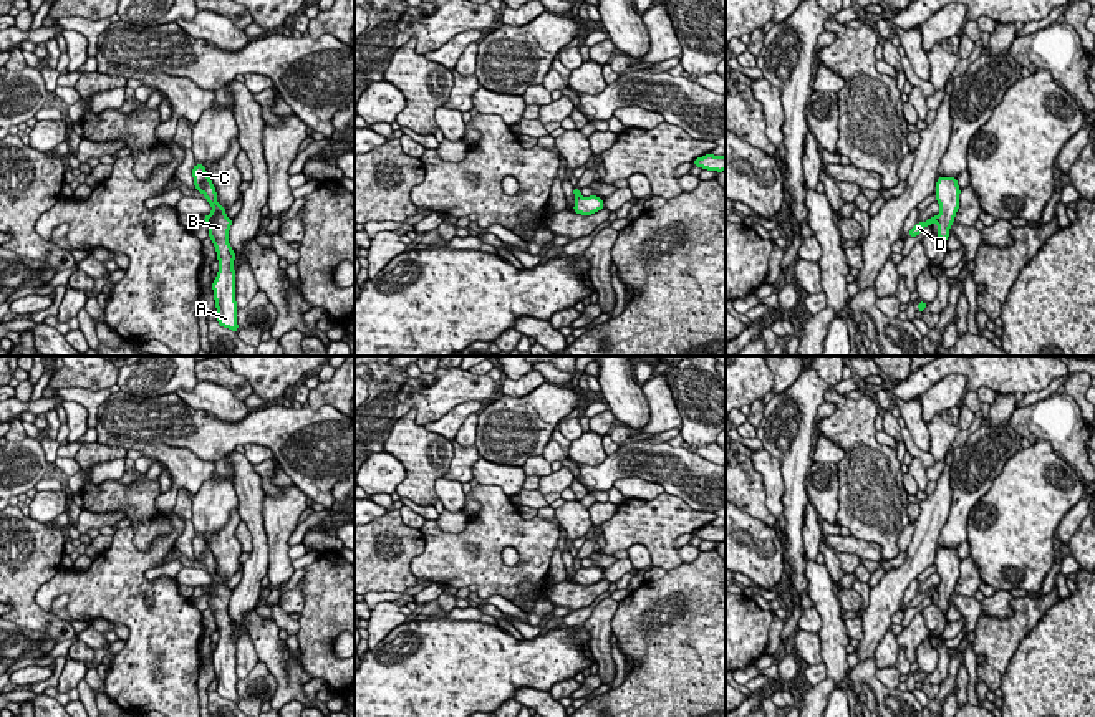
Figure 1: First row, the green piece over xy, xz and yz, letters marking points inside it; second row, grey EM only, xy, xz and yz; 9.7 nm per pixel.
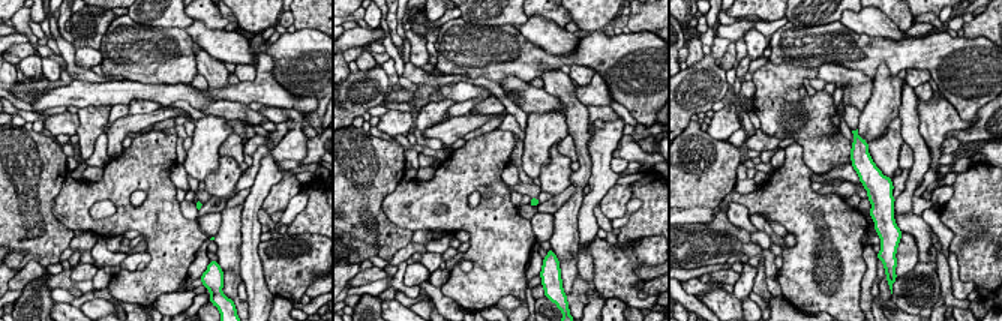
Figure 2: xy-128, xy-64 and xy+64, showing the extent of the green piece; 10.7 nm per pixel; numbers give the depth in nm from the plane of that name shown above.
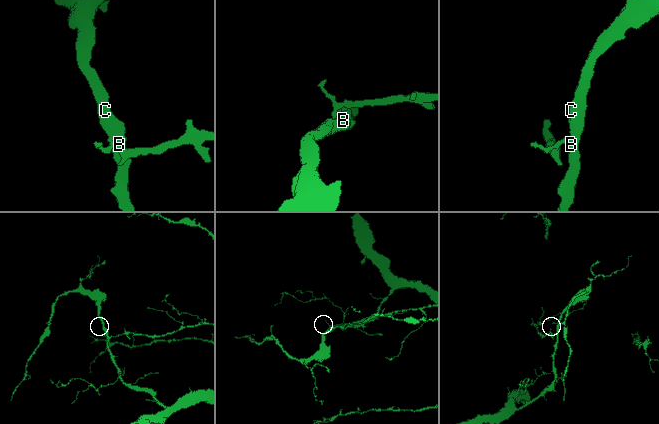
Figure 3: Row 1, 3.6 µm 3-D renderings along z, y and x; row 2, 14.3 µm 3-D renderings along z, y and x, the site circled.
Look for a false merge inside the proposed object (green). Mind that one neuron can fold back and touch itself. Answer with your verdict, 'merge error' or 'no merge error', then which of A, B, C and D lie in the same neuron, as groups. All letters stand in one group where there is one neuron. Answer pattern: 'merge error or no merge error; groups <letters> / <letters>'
merge error; groups A B C / D

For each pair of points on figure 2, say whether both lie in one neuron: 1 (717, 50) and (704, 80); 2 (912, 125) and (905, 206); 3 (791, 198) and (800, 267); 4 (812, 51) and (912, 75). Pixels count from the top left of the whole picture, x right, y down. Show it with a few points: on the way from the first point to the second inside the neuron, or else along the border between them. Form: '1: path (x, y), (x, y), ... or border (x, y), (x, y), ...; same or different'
1: path (711, 57), (705, 72); same
2: path (917, 144), (920, 149), (920, 168), (911, 186); same
3: path (804, 215), (804, 251); same
4: border (906, 68), (924, 68), (932, 77); different

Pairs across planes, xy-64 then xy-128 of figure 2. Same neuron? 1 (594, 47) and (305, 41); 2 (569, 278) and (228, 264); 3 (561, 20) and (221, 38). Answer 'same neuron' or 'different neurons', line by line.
1: same neuron
2: different neurons
3: different neurons

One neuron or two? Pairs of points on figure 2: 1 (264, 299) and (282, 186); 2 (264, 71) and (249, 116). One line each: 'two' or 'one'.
1: two
2: two

